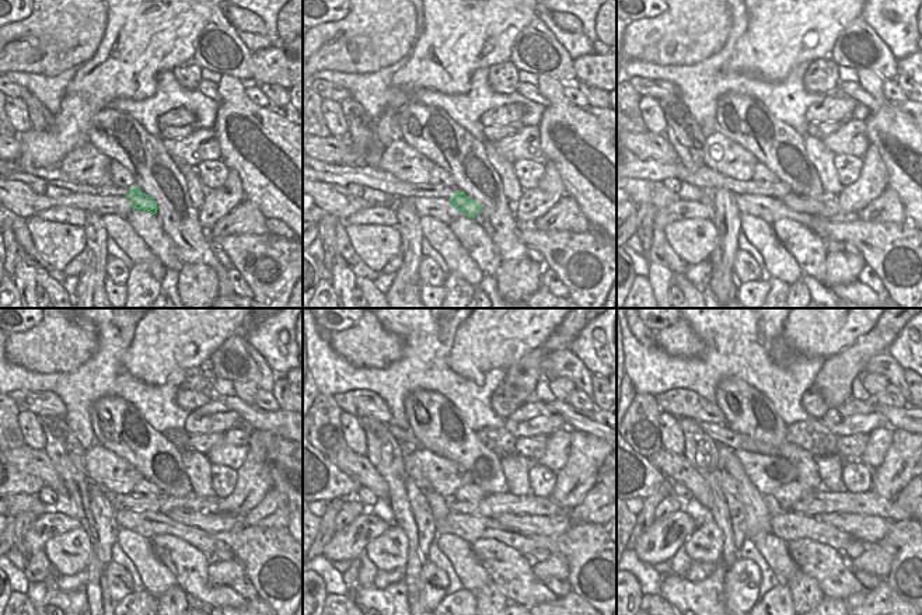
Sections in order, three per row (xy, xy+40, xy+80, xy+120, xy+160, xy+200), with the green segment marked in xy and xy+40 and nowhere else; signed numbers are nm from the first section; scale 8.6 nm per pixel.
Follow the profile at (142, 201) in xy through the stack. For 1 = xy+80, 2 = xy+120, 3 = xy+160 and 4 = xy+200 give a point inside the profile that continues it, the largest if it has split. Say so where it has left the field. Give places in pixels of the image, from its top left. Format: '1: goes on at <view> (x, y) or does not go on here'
1: goes on at xy+80 (828, 208)
2: goes on at xy+120 (213, 523)
3: goes on at xy+160 (538, 524)
4: goes on at xy+200 (866, 527)

